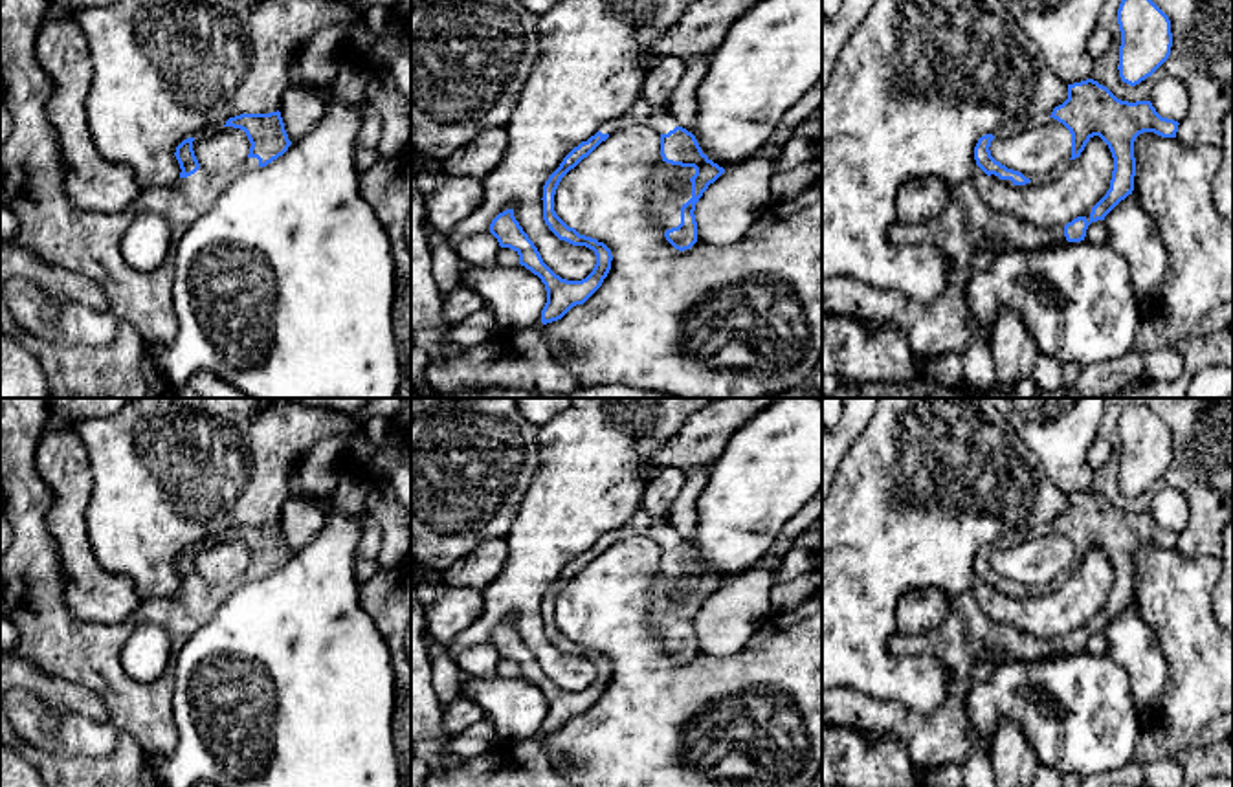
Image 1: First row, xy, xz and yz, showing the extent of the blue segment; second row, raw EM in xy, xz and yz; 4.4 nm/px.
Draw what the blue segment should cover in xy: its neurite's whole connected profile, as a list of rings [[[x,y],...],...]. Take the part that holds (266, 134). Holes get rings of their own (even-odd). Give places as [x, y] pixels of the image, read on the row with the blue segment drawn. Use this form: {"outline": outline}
{"outline": [[[279,110],[270,114],[240,114],[229,117],[224,127],[244,130],[251,143],[248,160],[240,171],[266,167],[292,145]]]}

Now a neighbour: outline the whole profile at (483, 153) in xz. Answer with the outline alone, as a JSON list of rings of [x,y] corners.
[[[488,127],[446,158],[442,161],[442,172],[484,180],[484,176],[499,165],[506,147],[508,134],[505,127]]]

